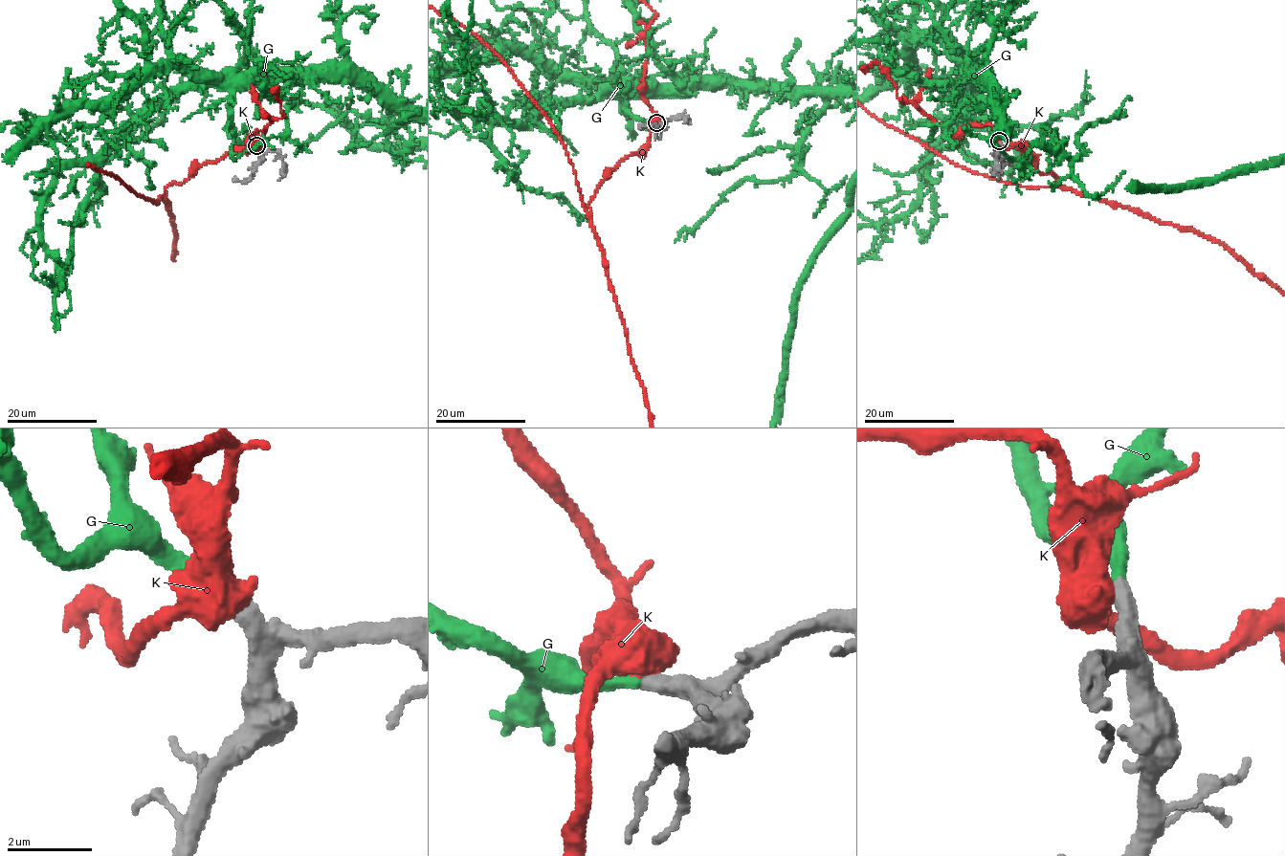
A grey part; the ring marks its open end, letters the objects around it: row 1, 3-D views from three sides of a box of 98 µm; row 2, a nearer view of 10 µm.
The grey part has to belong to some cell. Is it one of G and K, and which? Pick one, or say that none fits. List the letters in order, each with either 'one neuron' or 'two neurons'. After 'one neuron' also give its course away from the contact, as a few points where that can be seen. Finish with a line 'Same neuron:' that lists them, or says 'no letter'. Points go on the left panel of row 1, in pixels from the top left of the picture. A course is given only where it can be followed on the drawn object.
G: one neuron
K: two neurons
Same neuron: G

